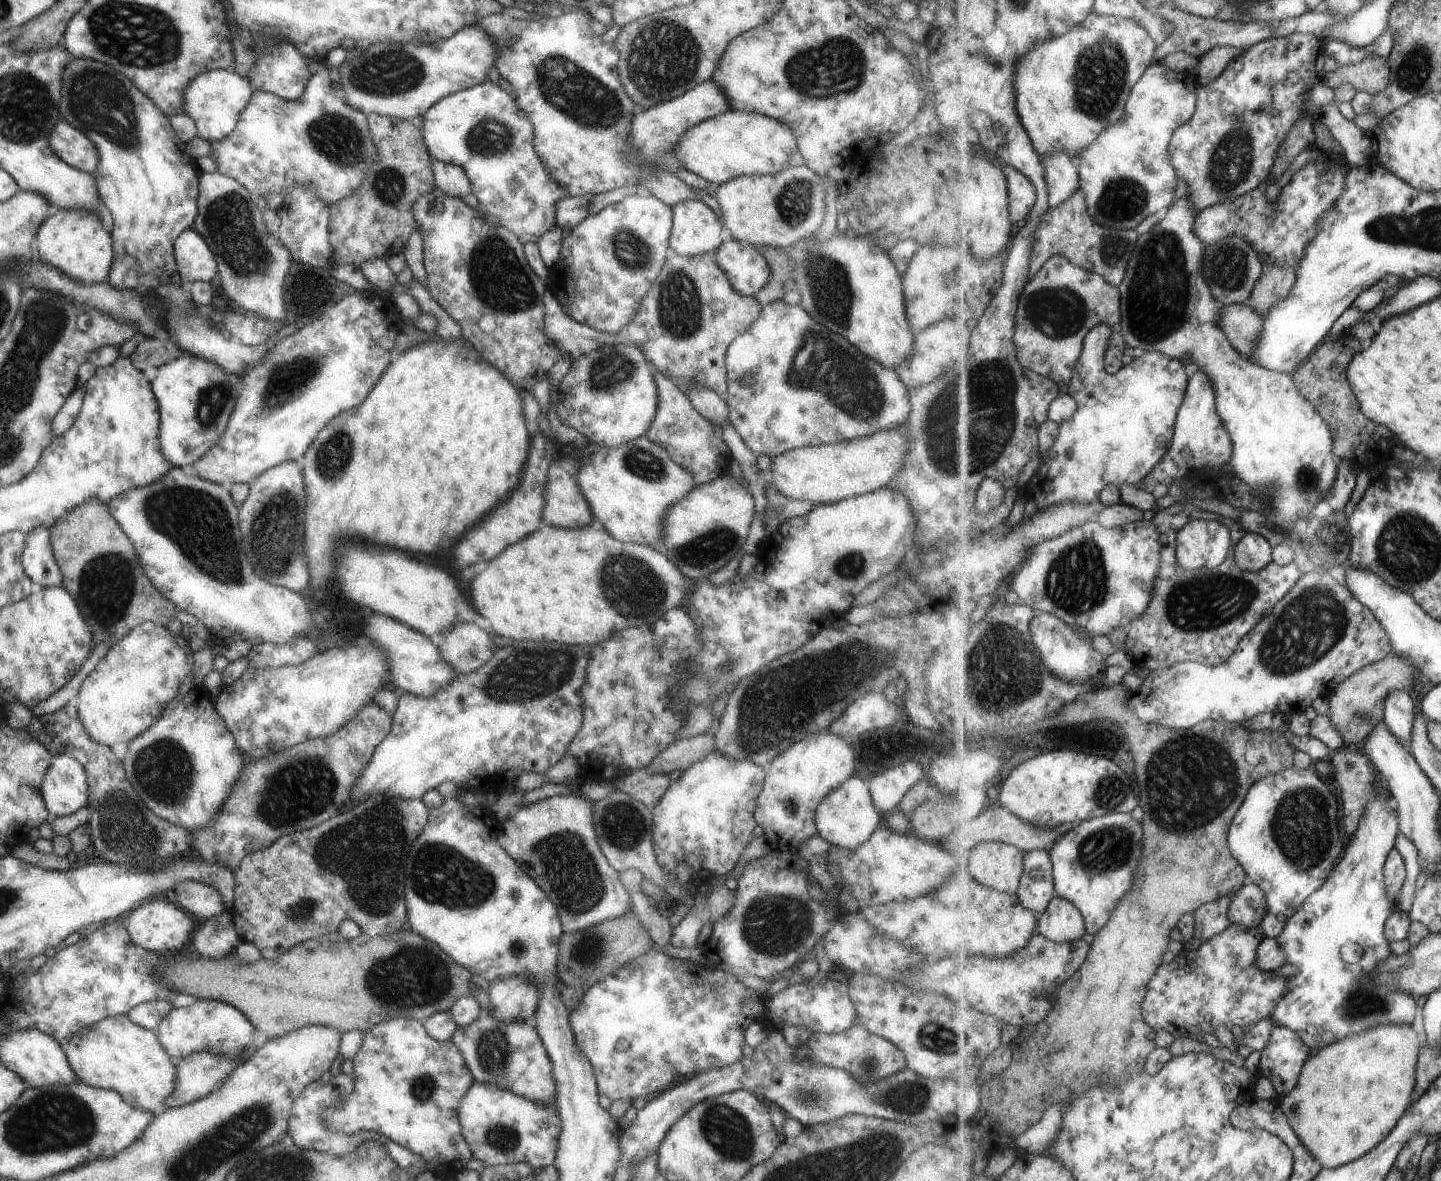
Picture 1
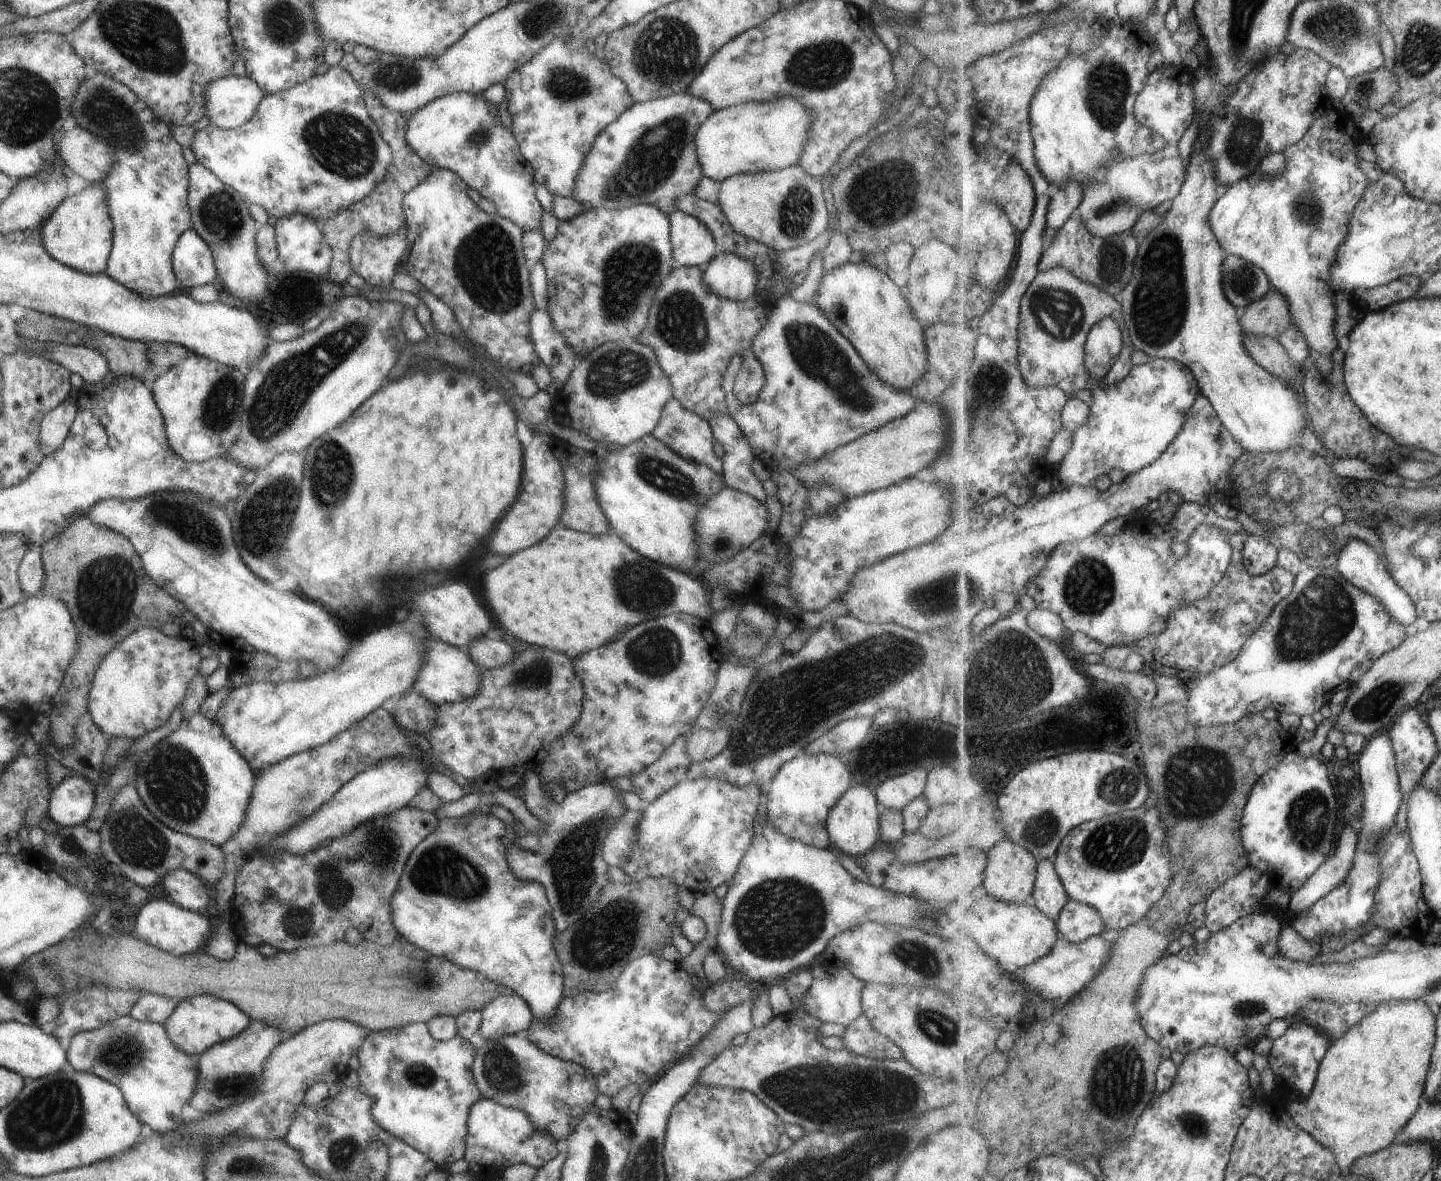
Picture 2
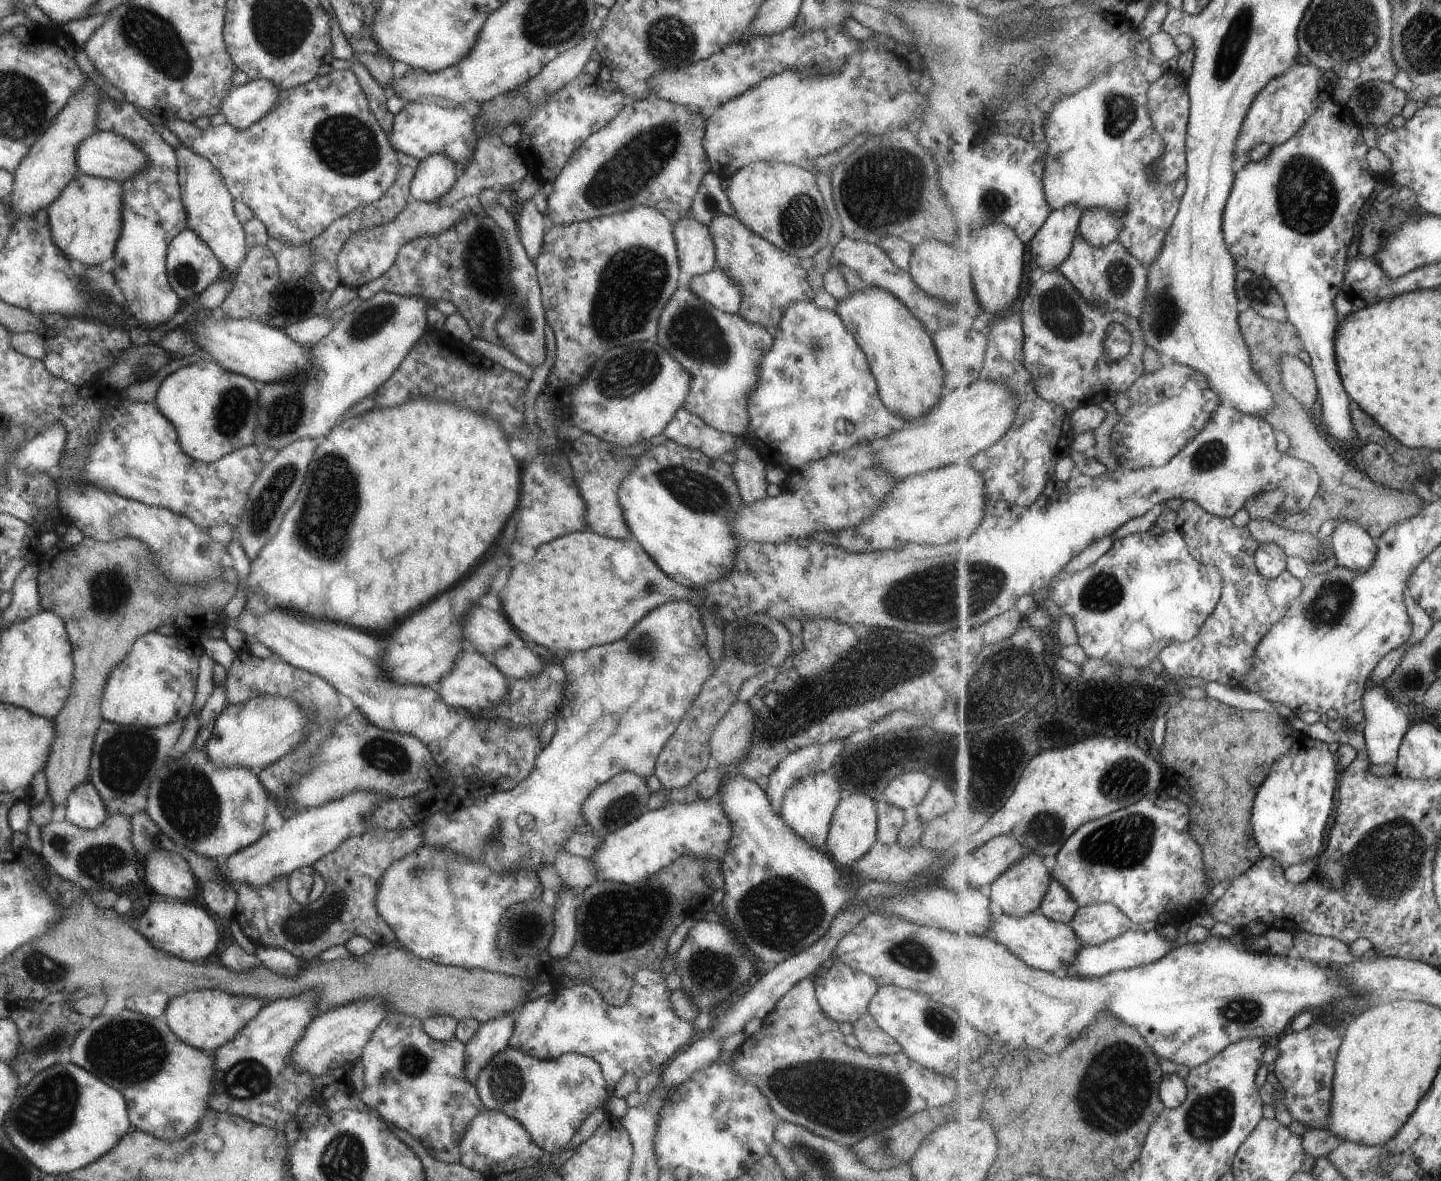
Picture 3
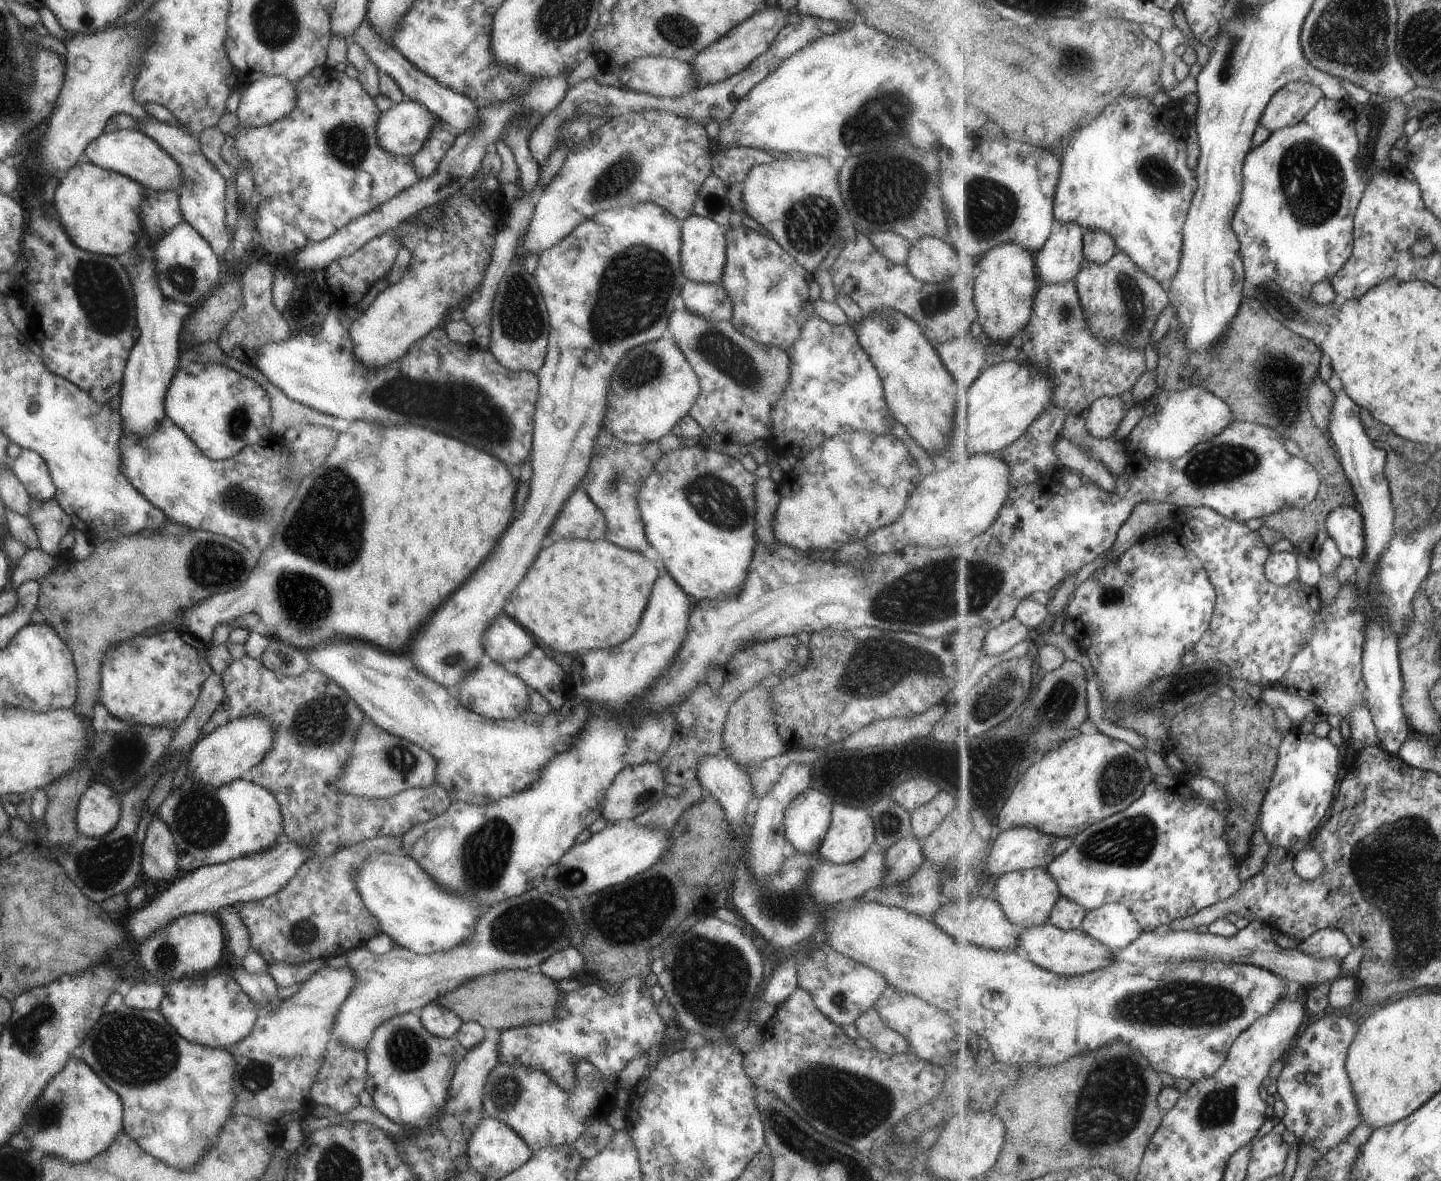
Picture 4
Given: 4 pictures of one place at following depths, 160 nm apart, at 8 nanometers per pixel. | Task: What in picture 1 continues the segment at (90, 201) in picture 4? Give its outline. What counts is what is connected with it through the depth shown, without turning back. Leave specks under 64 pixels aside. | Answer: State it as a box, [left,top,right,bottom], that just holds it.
[33,209,115,286]

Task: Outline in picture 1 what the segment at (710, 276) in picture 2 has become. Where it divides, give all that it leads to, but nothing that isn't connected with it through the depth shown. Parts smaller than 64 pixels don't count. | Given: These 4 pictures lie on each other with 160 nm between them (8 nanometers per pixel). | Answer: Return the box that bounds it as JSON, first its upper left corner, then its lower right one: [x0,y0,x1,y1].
[714,238,769,297]

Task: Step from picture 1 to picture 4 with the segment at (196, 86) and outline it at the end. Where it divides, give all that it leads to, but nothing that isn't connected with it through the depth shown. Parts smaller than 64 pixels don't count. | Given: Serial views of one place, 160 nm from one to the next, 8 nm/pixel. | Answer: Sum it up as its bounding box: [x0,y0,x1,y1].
[237,76,295,128]

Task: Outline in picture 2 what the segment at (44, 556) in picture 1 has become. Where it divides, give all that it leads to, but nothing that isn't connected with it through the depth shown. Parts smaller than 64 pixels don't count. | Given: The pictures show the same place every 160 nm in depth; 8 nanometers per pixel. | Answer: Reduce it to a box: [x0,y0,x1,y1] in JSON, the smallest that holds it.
[17,543,43,598]

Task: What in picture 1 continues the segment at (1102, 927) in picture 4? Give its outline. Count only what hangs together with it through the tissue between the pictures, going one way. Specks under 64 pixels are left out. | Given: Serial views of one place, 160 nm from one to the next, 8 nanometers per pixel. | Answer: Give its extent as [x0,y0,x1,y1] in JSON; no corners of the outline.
[1037,896,1088,943]

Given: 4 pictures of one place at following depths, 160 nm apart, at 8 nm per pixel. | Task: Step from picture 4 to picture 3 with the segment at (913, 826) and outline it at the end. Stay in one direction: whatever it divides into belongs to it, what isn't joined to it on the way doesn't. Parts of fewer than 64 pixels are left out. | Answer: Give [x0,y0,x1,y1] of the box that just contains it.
[915,780,955,825]

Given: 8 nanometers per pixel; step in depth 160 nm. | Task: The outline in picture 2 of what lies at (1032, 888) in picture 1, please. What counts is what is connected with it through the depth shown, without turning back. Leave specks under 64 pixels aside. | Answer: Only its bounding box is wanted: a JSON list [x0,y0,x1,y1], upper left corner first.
[1031,859,1070,920]

